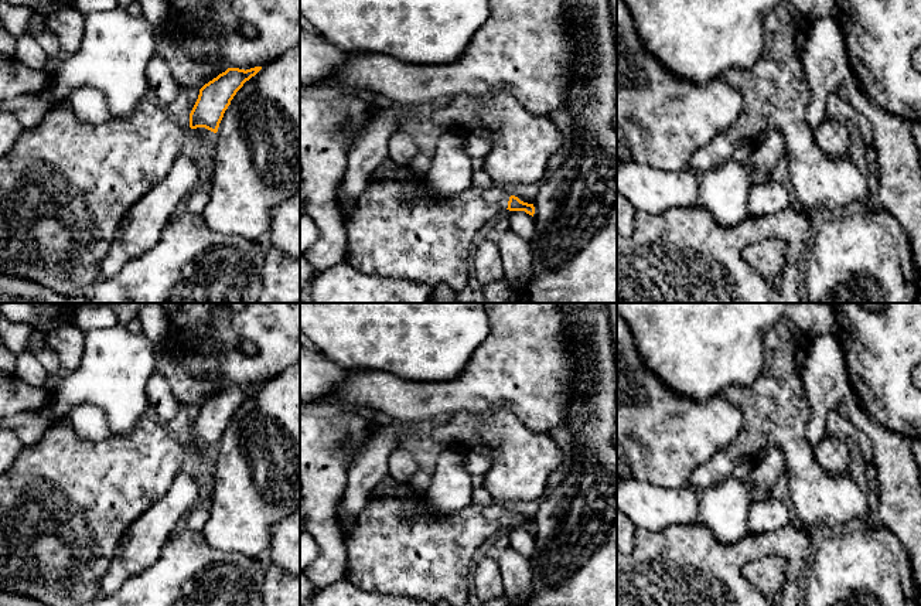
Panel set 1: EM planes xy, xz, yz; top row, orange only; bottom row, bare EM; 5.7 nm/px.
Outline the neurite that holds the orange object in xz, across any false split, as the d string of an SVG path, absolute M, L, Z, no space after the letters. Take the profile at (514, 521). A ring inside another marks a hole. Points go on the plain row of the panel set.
M412 490L410 494L417 498L415 504L371 497L354 521L341 528L348 556L345 579L359 589L431 605L447 602L451 606L464 606L468 599L468 572L477 548L506 527L525 528L532 534L535 531L533 521L509 513L498 503L473 503L457 513L440 515L424 503L424 494Z

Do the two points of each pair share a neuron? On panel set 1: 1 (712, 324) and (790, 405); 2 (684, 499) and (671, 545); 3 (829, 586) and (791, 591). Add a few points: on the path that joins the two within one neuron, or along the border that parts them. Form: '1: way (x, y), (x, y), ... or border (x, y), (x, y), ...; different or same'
1: border (764, 340), (760, 373), (747, 384), (729, 387); different
2: border (693, 521), (672, 524), (658, 530), (644, 528); different
3: border (811, 555), (801, 586); different

